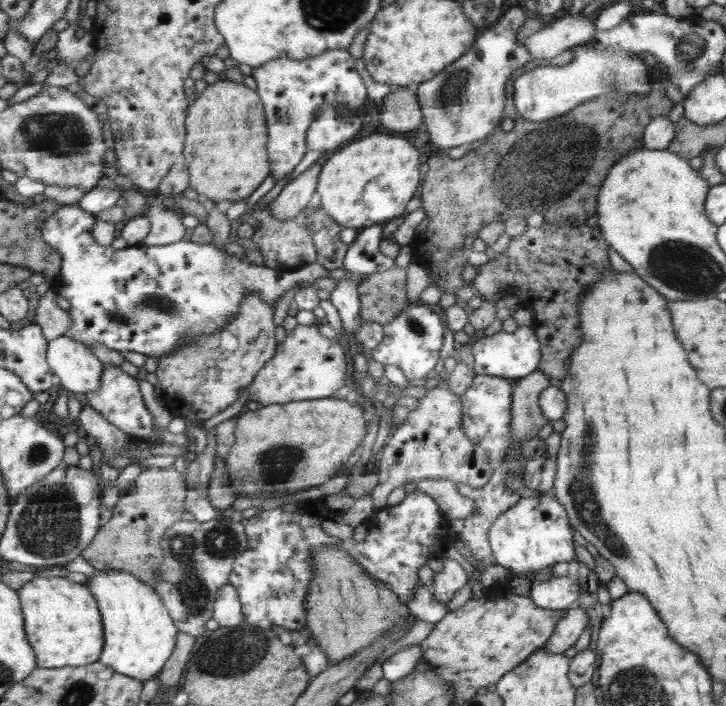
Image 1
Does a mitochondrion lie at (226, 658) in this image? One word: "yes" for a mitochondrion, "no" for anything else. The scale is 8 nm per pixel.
yes

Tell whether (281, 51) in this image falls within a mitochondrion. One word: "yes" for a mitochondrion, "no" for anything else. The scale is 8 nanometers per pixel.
no

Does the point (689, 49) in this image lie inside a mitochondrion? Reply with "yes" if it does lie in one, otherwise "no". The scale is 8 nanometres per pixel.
yes

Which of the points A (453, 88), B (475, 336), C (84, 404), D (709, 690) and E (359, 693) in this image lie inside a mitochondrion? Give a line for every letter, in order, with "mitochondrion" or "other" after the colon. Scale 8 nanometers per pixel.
A: mitochondrion
B: other
C: other
D: other
E: other

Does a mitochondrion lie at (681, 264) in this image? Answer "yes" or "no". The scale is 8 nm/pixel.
yes

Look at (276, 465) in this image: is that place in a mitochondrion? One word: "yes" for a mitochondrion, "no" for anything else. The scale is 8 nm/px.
yes

